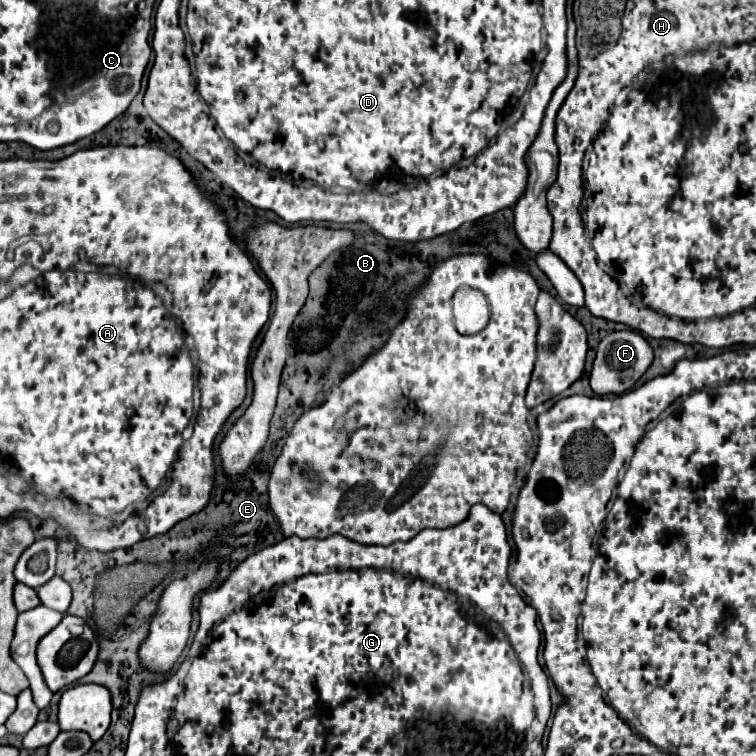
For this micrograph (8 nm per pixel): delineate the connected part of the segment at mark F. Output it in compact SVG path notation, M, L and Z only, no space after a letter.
M634 330L612 332L598 346L596 360L594 360L592 372L590 372L590 386L598 396L624 394L640 380L640 376L648 370L652 360L654 360L654 352L652 352L650 344L642 338L642 334L638 334Z

